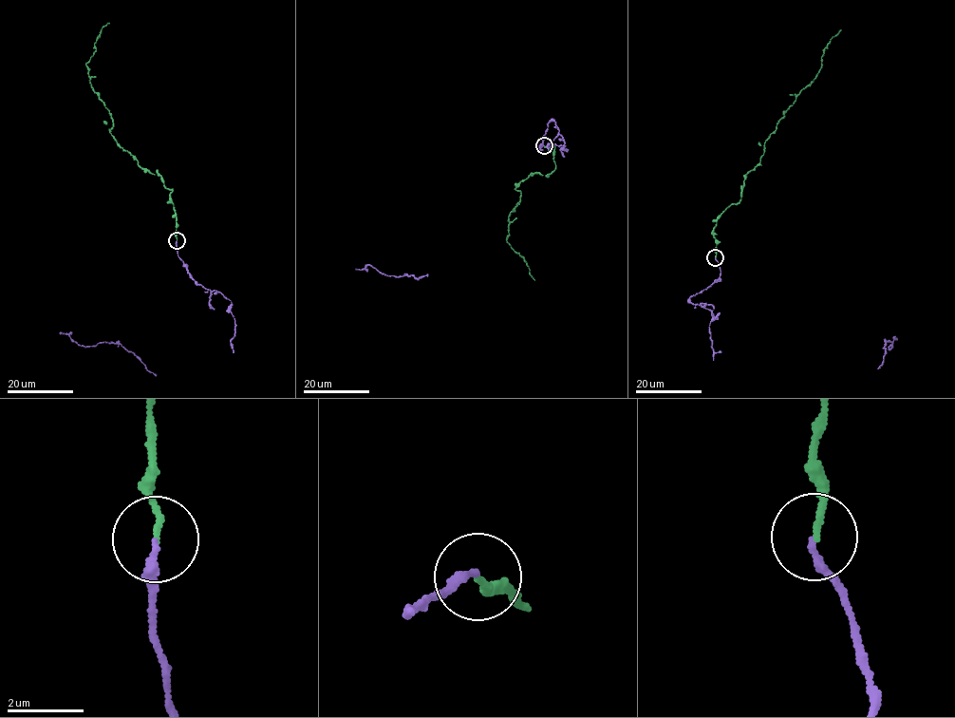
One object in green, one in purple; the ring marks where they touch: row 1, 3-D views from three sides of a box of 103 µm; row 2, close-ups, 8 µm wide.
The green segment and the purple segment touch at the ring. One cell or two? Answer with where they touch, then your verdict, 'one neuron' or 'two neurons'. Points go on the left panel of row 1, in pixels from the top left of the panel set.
place (177, 240); one neuron

